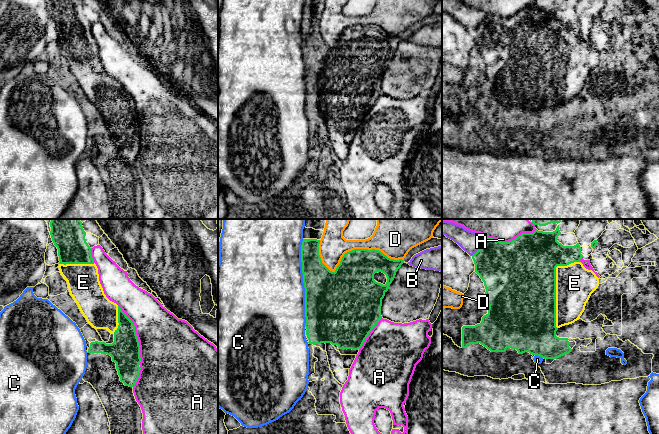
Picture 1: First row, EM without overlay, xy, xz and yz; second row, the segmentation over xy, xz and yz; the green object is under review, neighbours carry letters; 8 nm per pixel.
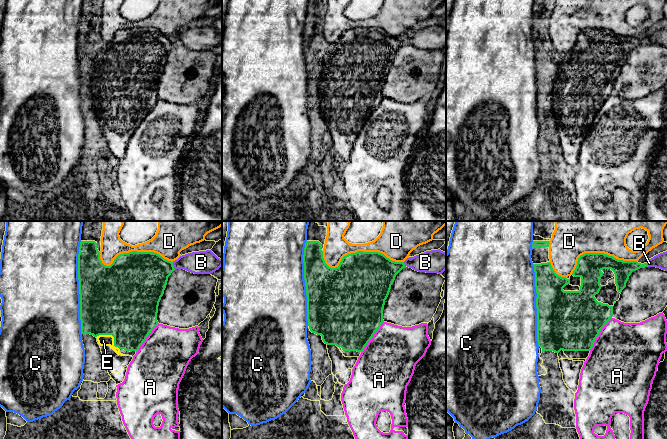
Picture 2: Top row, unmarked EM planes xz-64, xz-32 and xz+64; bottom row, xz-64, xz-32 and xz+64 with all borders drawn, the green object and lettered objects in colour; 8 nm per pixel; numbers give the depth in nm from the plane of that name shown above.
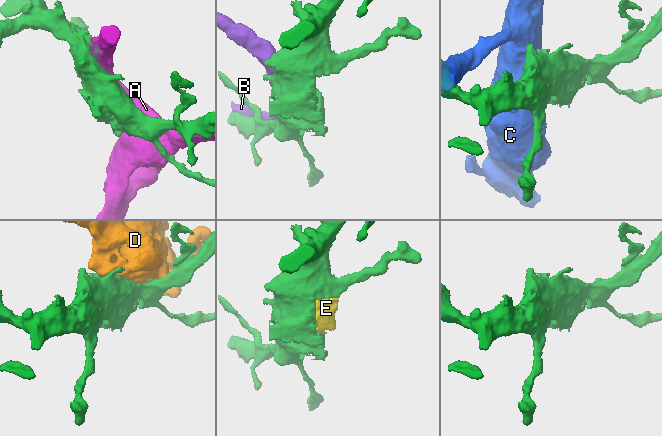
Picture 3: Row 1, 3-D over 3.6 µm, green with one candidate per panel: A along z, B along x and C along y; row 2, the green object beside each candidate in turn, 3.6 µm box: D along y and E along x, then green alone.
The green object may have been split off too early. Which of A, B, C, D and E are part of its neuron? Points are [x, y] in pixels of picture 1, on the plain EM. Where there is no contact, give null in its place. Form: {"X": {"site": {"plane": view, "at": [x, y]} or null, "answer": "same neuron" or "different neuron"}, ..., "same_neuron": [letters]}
{"A": {"site": {"plane": "xy", "at": [136, 111]}, "answer": "different neuron"}, "B": {"site": {"plane": "yz", "at": [481, 23]}, "answer": "different neuron"}, "C": {"site": {"plane": "xz", "at": [303, 58]}, "answer": "different neuron"}, "D": {"site": {"plane": "xz", "at": [351, 27]}, "answer": "different neuron"}, "E": {"site": {"plane": "yz", "at": [555, 63]}, "answer": "same neuron"}, "same_neuron": ["E"]}

